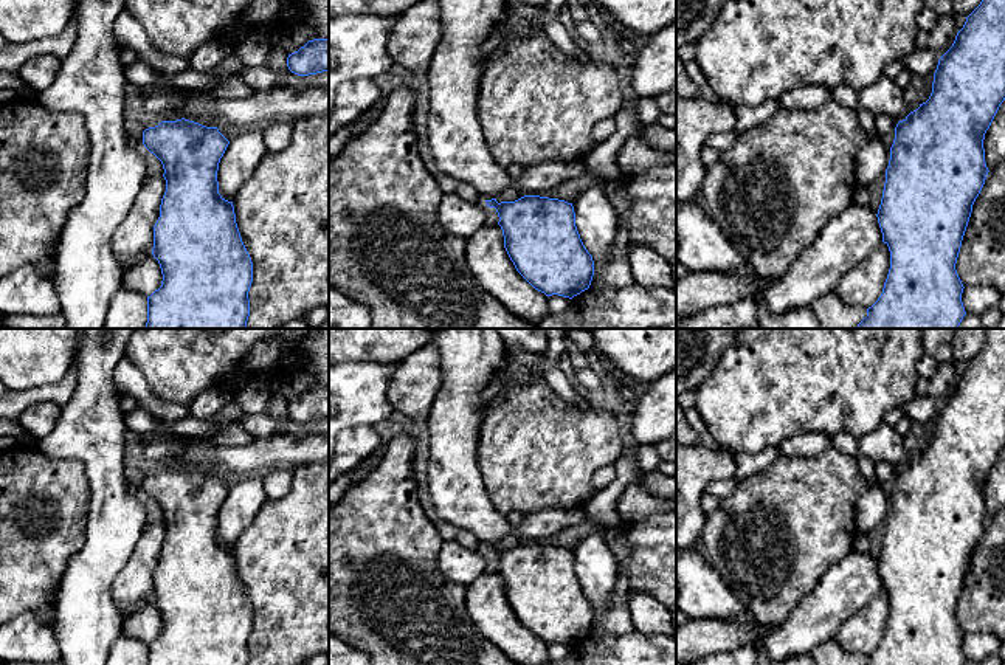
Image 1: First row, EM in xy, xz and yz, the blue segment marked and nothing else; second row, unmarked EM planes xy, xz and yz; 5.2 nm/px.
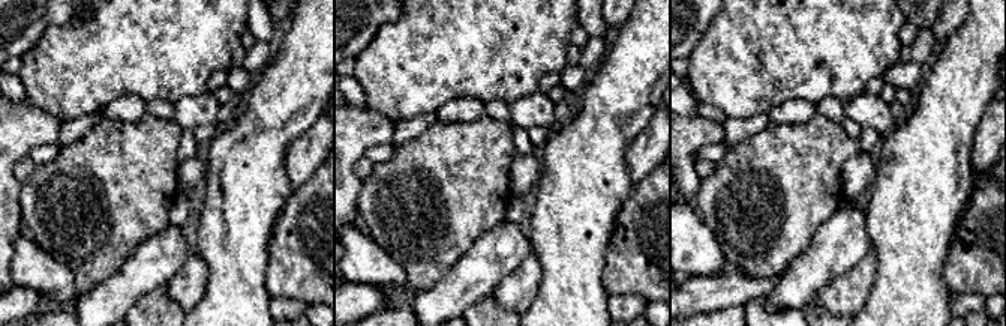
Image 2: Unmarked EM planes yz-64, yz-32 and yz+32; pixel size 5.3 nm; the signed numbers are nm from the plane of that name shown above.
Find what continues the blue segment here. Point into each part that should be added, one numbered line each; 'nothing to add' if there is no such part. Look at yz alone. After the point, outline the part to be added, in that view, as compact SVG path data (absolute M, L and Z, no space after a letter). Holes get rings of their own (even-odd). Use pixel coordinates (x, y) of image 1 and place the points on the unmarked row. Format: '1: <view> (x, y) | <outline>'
nothing to add

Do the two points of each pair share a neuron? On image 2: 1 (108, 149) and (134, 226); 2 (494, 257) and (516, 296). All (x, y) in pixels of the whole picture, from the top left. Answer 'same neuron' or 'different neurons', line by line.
1: same neuron
2: different neurons

